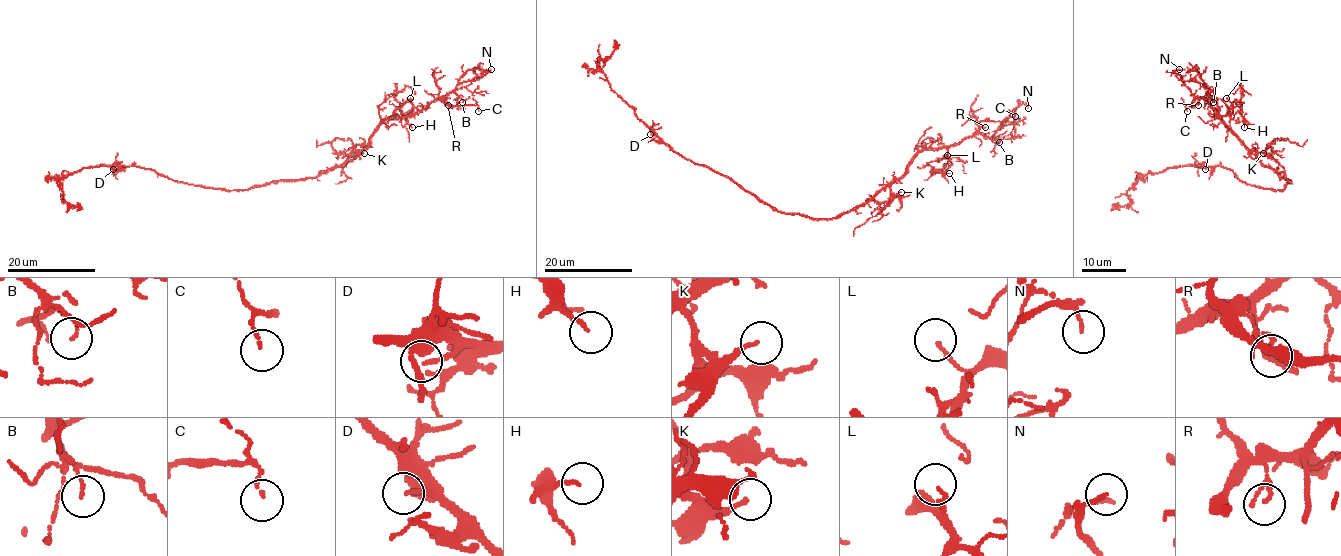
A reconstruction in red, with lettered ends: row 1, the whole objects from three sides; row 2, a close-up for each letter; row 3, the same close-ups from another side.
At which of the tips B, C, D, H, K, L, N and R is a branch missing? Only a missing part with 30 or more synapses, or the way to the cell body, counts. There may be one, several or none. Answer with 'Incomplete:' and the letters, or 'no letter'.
Incomplete: N

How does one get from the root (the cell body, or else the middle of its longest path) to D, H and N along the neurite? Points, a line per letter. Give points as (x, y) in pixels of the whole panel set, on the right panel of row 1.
D: (1285, 186), (1277, 190), (1265, 189), (1242, 181), (1229, 168), (1209, 166), (1205, 169)
H: (1285, 186), (1289, 180), (1266, 167), (1219, 116), (1223, 116), (1234, 102), (1239, 102), (1244, 127)
N: (1285, 186), (1289, 180), (1266, 167), (1222, 122), (1204, 98), (1208, 90), (1180, 80), (1175, 74), (1179, 69)

